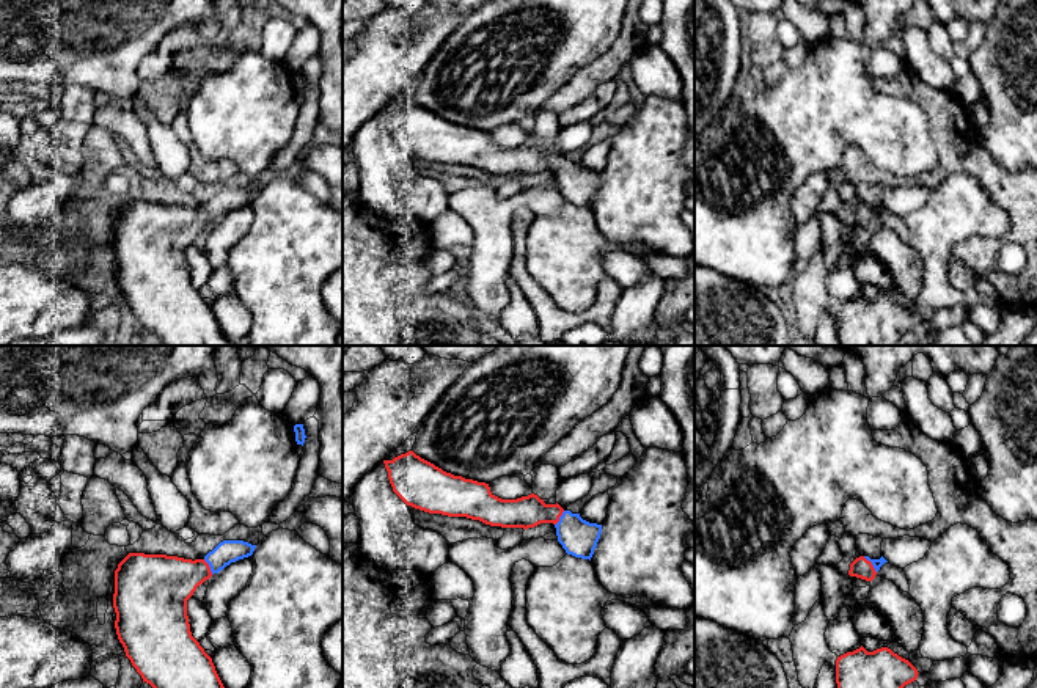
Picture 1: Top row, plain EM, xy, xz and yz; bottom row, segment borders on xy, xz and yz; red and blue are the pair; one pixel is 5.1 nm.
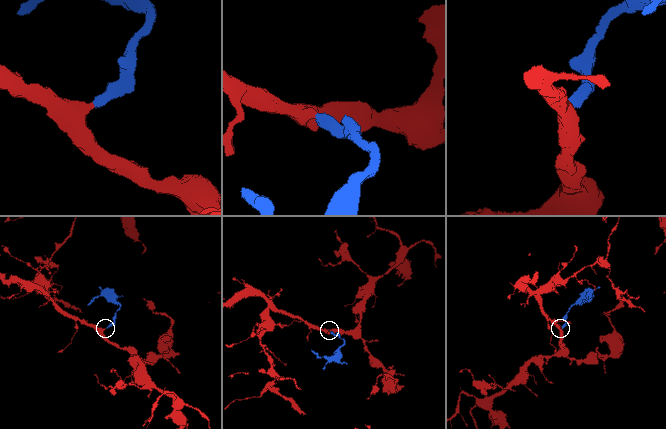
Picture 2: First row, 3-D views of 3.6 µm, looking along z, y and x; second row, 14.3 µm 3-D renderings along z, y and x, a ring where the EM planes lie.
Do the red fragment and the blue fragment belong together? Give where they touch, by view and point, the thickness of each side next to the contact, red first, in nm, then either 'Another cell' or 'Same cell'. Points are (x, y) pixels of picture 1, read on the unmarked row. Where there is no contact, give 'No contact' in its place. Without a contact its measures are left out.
Touches red at yz (871, 212). Thickness 100 nm (red) against 50 nm. Same cell

